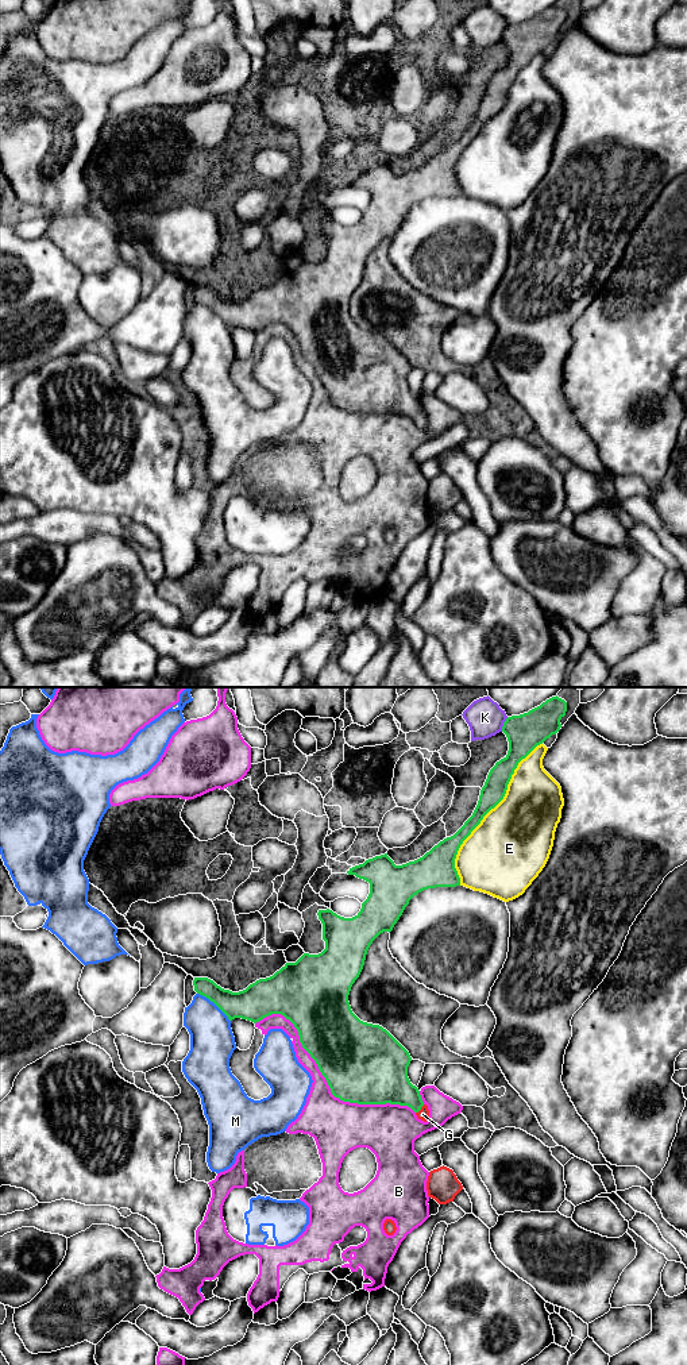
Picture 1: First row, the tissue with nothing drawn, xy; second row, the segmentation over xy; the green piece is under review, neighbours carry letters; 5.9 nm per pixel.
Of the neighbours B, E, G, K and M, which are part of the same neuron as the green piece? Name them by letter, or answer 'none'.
G

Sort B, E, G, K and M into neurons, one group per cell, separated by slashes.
B / E / G / K / M

